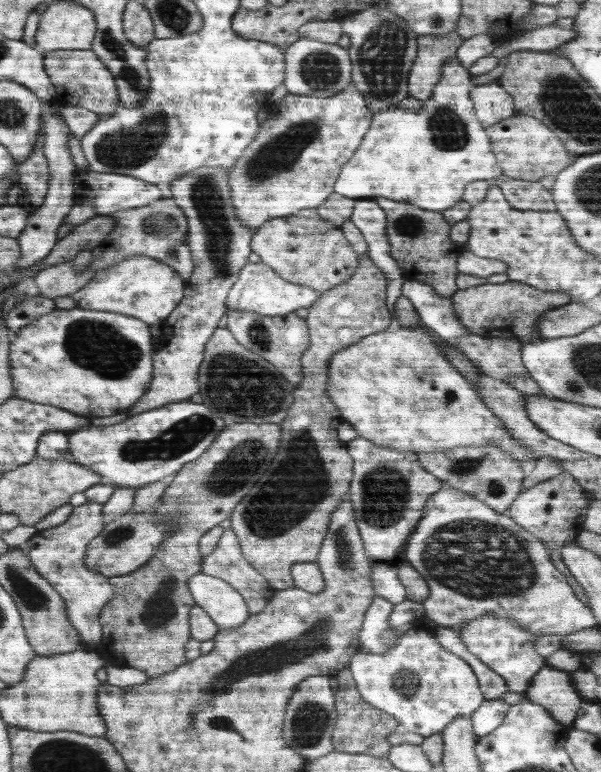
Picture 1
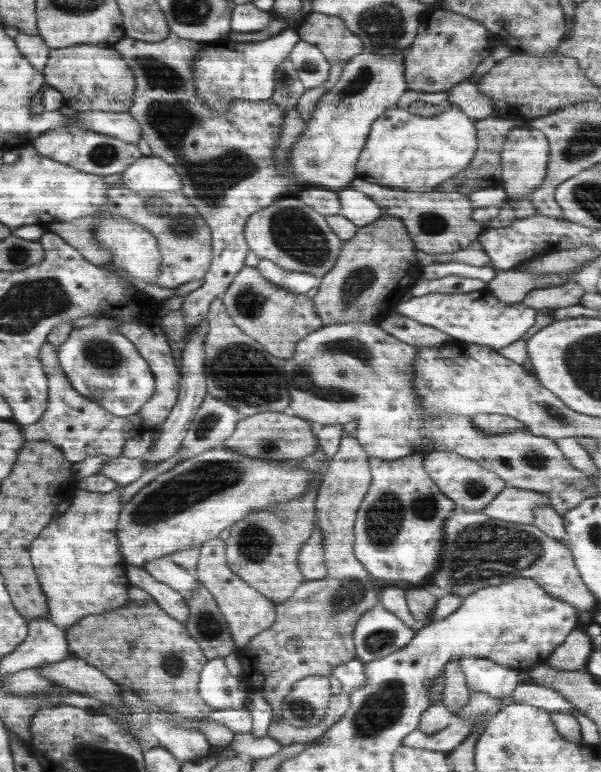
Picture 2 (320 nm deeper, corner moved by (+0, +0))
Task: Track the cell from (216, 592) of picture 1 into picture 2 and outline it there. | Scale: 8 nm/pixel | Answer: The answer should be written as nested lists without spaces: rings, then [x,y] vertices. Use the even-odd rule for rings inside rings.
[[[169,555],[145,562],[143,569],[160,582],[168,583],[174,590],[188,592],[201,585],[193,570],[188,570],[174,562]]]

